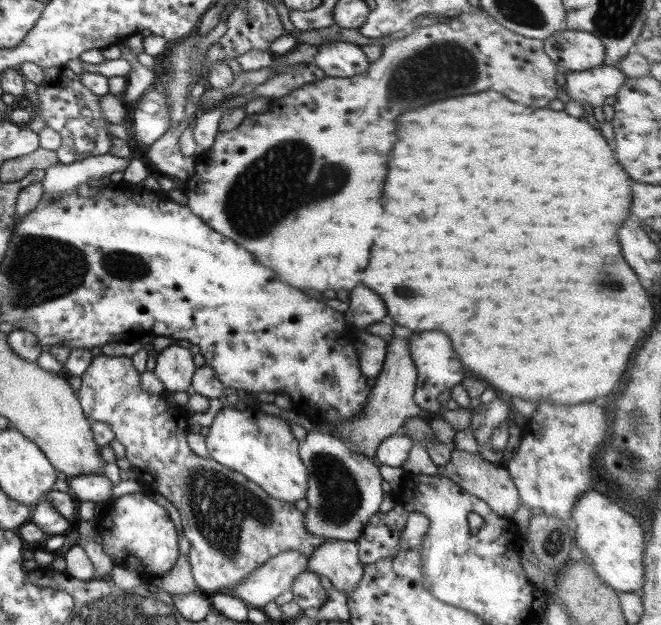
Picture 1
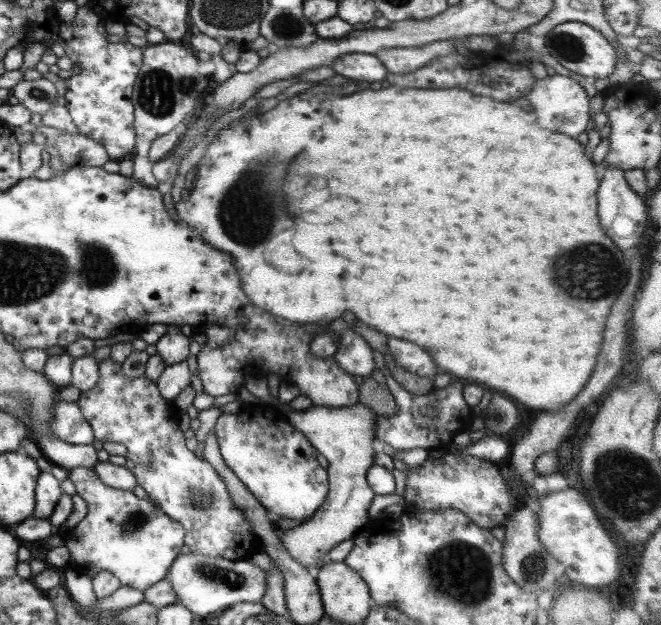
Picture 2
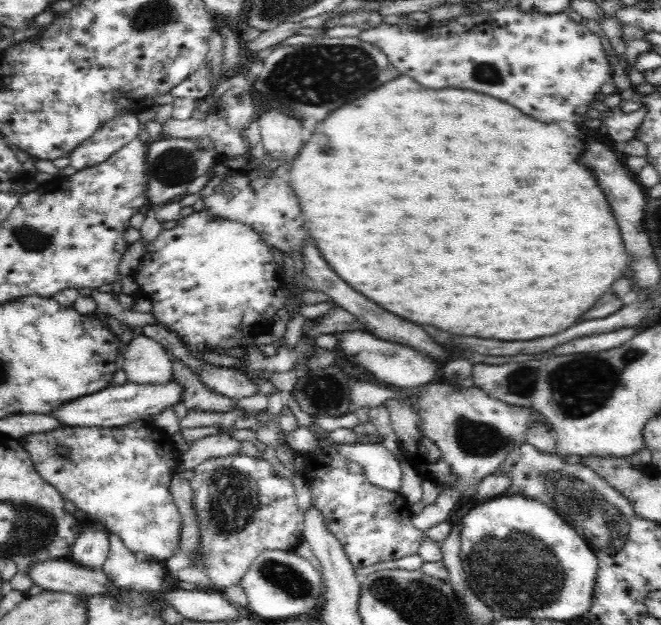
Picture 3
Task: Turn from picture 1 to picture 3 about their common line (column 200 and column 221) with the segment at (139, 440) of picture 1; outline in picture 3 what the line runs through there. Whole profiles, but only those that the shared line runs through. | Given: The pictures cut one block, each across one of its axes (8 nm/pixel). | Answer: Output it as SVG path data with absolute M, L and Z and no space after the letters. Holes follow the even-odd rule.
M236 453L206 459L193 471L195 475L189 480L189 485L192 489L191 503L197 514L200 554L190 558L190 565L204 569L212 589L220 591L241 585L241 578L258 556L267 551L293 552L296 545L304 540L304 515L296 504L294 485L287 477L276 475L269 461Z

